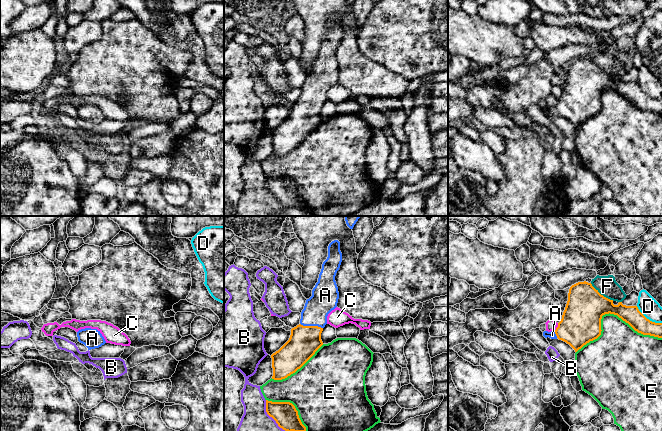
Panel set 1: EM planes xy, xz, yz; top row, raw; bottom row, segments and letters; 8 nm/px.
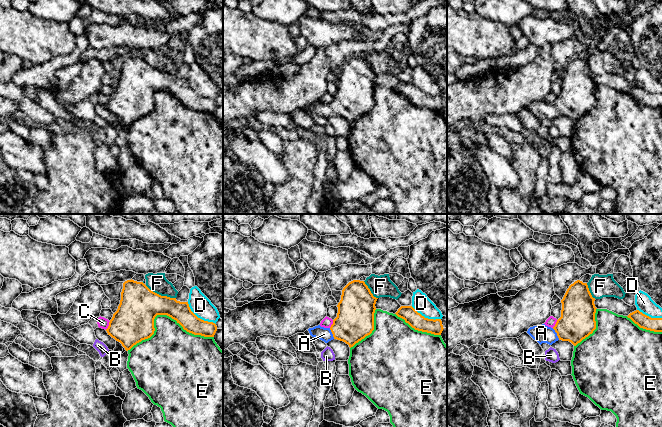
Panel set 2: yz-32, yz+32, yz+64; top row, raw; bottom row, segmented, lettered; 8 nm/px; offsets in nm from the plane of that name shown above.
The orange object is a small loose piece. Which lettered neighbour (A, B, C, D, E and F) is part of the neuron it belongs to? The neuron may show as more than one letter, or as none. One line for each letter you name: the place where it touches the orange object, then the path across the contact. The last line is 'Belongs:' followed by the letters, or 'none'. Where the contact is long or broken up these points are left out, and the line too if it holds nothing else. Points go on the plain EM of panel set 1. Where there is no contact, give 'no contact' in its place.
A: xz (311, 102) | across xz (304, 117), (311, 102), (315, 87), (324, 75)
Belongs: A

